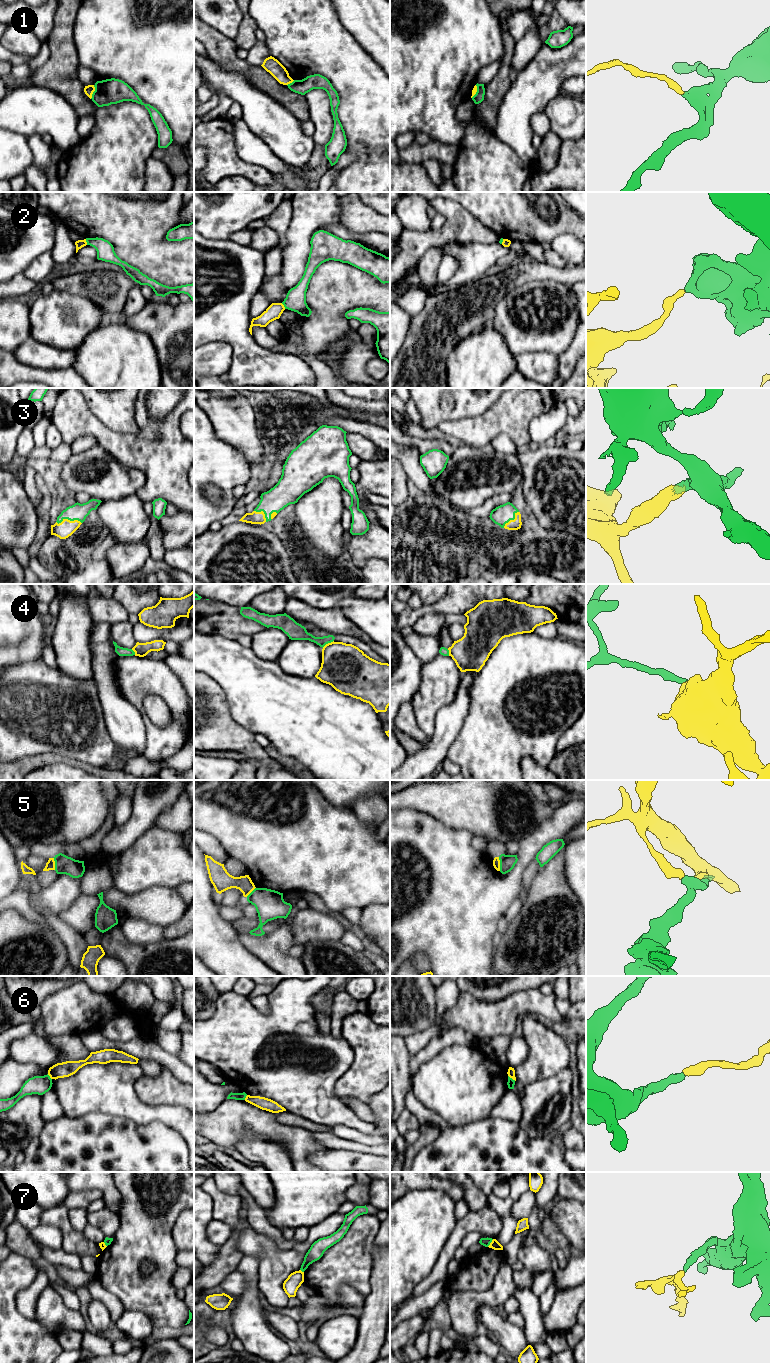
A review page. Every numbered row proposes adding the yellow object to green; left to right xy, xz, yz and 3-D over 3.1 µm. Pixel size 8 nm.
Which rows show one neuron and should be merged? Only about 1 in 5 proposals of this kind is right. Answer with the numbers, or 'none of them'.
3

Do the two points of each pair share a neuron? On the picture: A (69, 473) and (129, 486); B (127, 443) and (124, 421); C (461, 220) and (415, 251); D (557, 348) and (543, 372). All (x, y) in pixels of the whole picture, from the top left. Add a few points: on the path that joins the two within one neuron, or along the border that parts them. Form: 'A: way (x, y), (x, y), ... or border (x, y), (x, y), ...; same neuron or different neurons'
A: way (83, 483), (114, 484); same neuron
B: border (104, 424), (119, 432), (135, 433), (138, 430); different neurons
C: way (450, 231), (440, 237), (426, 240); same neuron
D: border (531, 351), (549, 351), (557, 356); different neurons

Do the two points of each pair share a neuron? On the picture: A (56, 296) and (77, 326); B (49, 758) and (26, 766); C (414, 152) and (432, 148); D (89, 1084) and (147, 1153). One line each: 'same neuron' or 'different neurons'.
A: same neuron
B: same neuron
C: same neuron
D: different neurons

